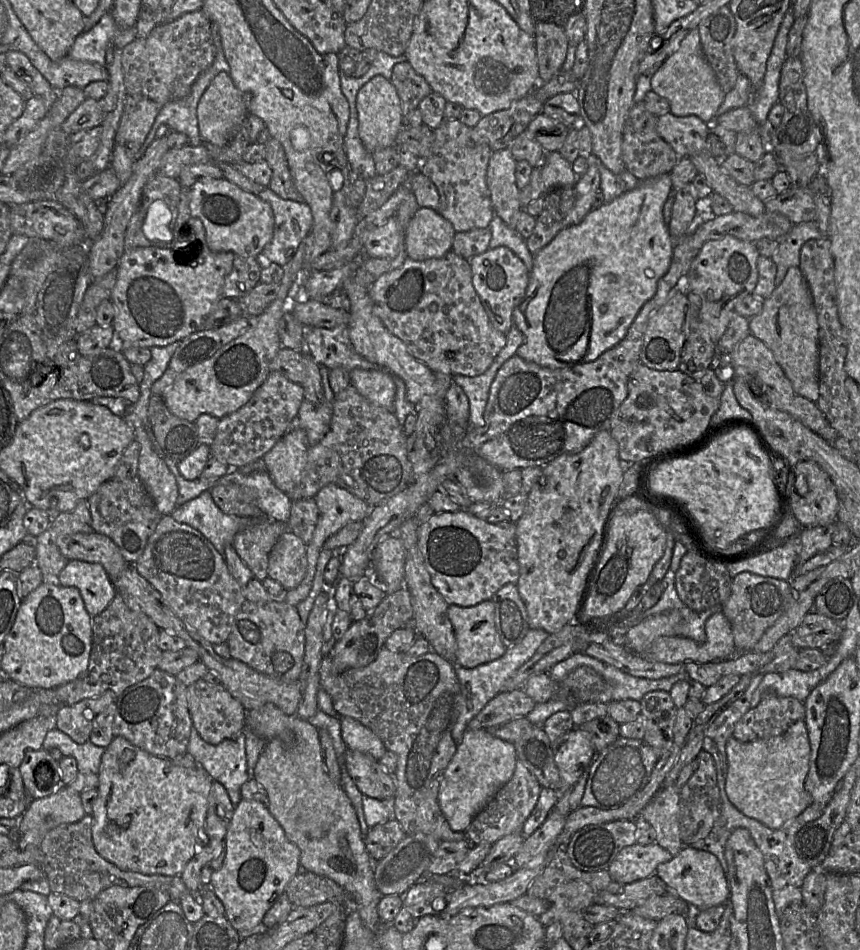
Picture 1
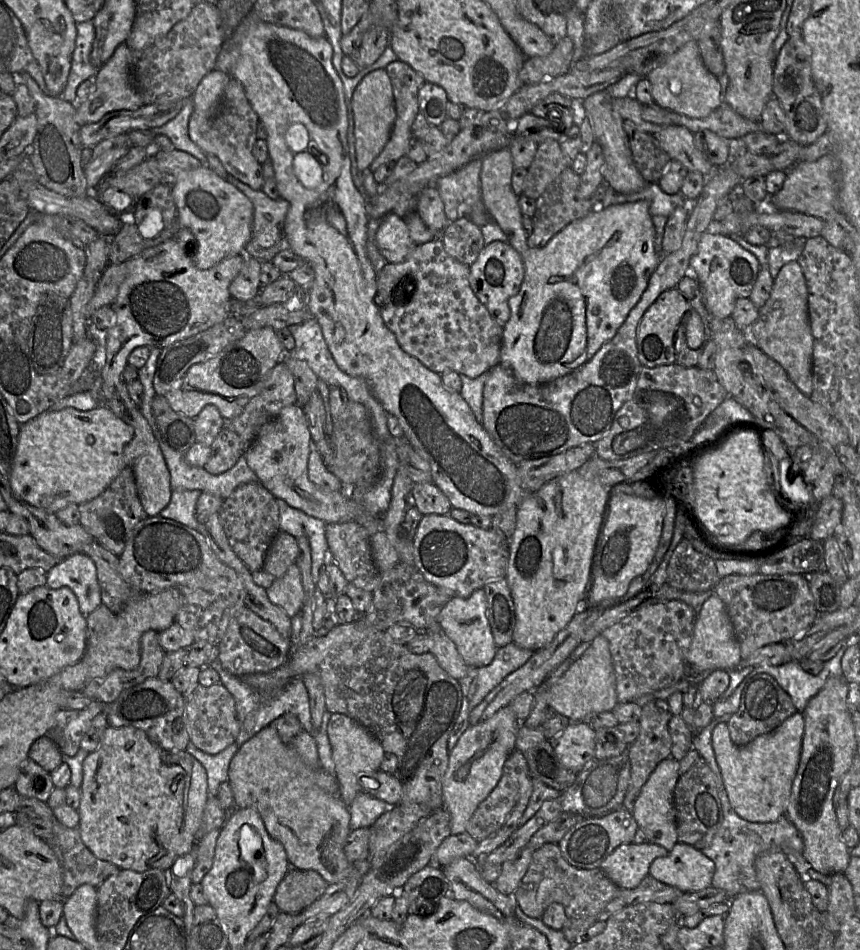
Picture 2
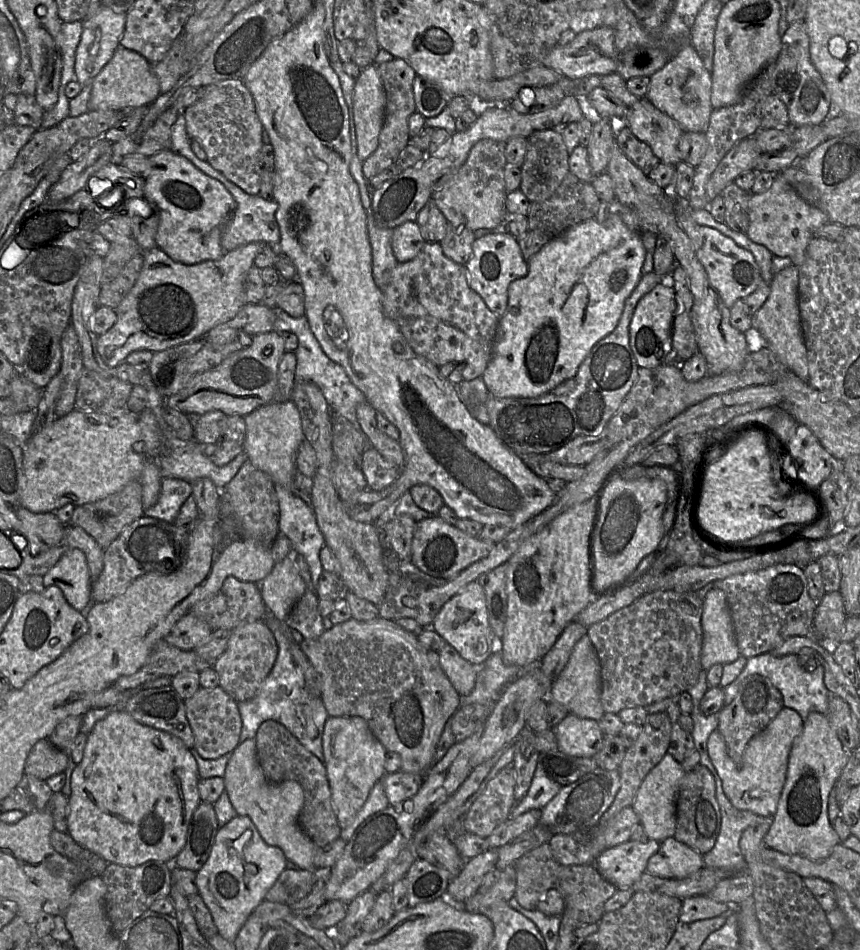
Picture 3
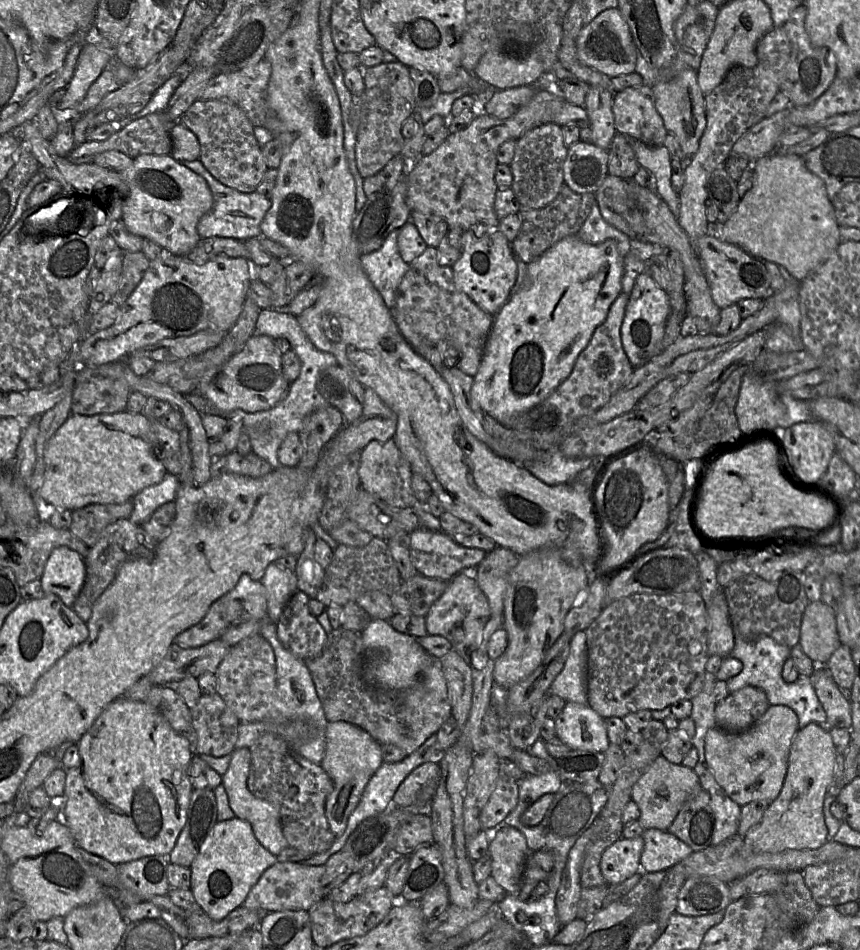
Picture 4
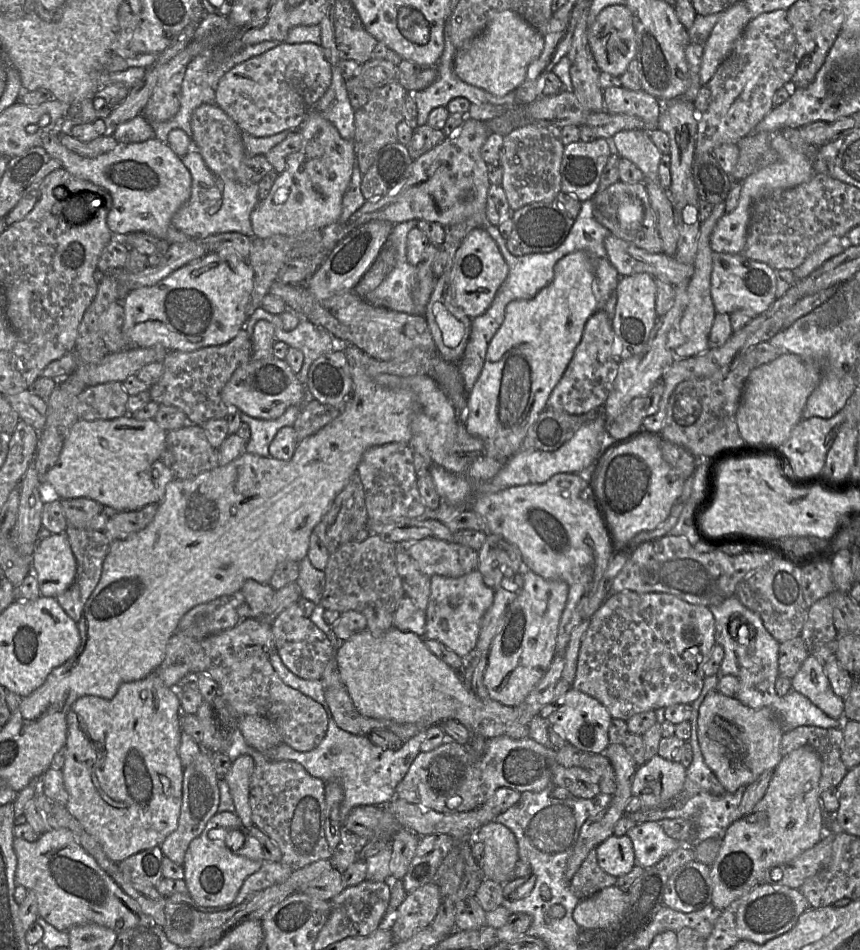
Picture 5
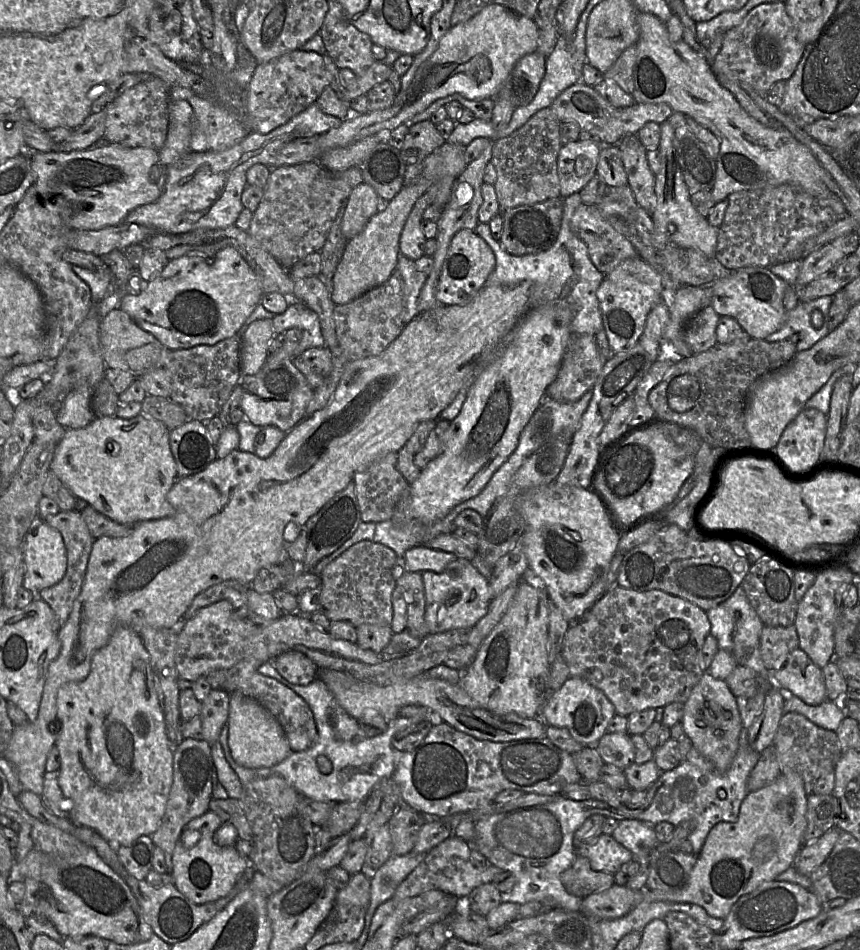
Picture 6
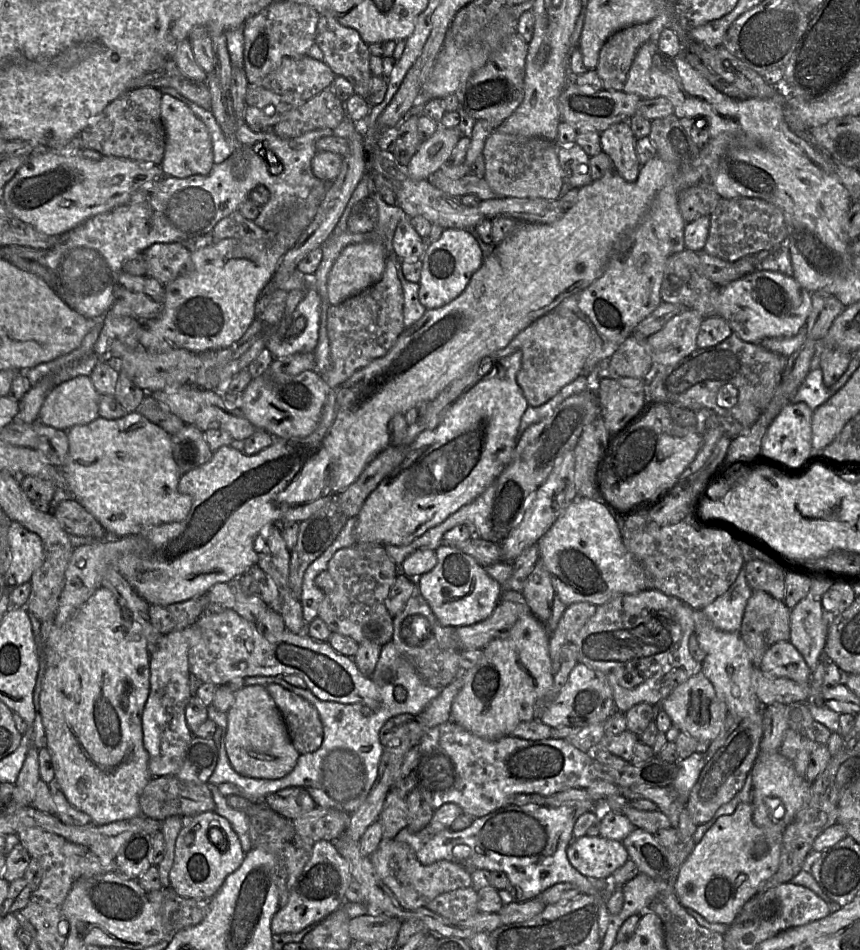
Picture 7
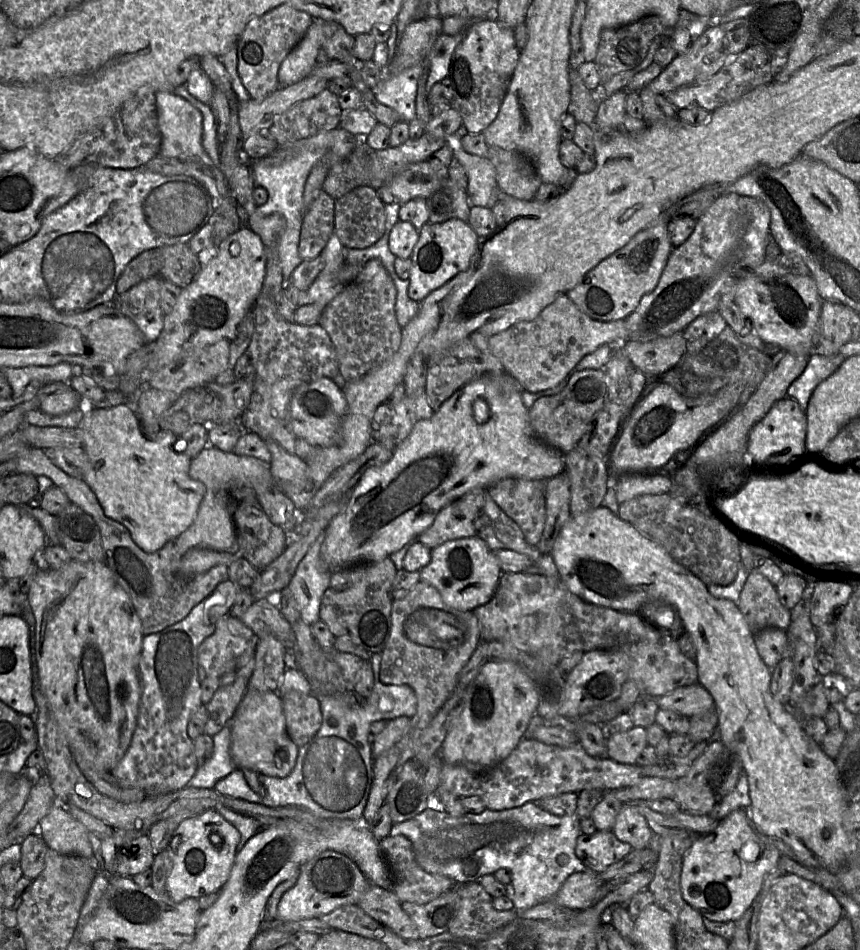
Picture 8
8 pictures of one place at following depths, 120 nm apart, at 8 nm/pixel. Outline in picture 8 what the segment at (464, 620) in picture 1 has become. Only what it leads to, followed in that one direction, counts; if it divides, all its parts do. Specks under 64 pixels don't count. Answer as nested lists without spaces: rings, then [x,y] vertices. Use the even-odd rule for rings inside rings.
[[[476,535],[448,541],[432,549],[430,563],[419,572],[420,581],[435,587],[447,606],[460,611],[473,611],[492,599],[502,570],[495,552]]]

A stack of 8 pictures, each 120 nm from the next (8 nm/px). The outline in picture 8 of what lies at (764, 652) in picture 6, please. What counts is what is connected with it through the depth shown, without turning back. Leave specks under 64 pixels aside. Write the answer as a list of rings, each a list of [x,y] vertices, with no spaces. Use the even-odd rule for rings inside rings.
[[[756,569],[749,574],[737,605],[753,633],[769,627],[787,633],[791,610],[781,603],[776,586]]]

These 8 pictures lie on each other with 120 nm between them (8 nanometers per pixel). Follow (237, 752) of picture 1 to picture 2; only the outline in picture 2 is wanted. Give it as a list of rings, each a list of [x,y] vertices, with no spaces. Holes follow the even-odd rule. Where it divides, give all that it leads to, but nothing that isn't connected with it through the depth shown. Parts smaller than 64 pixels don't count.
[[[191,741],[188,742],[185,751],[195,757],[205,768],[208,794],[216,796],[219,786],[227,782],[229,764],[238,749],[234,742],[220,753],[210,755],[197,749]]]

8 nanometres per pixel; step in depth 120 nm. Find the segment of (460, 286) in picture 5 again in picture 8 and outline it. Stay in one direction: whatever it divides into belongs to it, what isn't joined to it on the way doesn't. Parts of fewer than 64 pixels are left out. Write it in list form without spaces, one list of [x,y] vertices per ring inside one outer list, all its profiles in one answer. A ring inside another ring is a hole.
[[[449,219],[442,223],[427,222],[419,230],[411,260],[408,295],[421,303],[431,292],[438,289],[457,274],[466,271],[477,250],[478,236],[467,222]]]

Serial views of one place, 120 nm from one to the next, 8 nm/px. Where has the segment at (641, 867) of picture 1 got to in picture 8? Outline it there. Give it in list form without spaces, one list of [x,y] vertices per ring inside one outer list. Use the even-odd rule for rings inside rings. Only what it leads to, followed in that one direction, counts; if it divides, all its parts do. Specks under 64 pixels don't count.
[[[597,830],[593,834],[580,833],[576,839],[575,855],[582,864],[595,873],[627,856],[632,847],[620,841],[612,831]]]

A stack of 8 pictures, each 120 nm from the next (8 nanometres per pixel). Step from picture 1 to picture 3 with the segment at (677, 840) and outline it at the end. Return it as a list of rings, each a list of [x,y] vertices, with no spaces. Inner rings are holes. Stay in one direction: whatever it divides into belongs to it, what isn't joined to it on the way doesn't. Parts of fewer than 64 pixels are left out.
[[[666,753],[642,781],[631,807],[638,816],[639,822],[648,839],[662,842],[666,838],[674,837],[676,827],[676,799],[679,783],[685,773],[681,764],[670,754]]]

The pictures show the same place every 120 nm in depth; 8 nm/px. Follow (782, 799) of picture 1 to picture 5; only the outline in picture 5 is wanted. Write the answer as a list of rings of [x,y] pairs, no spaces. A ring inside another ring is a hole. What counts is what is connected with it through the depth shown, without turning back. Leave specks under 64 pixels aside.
[[[718,690],[708,693],[699,708],[698,740],[704,761],[724,789],[730,793],[751,784],[765,771],[775,770],[783,758],[781,741],[784,732],[781,718],[773,708],[751,708],[744,705],[736,696],[729,697]]]

